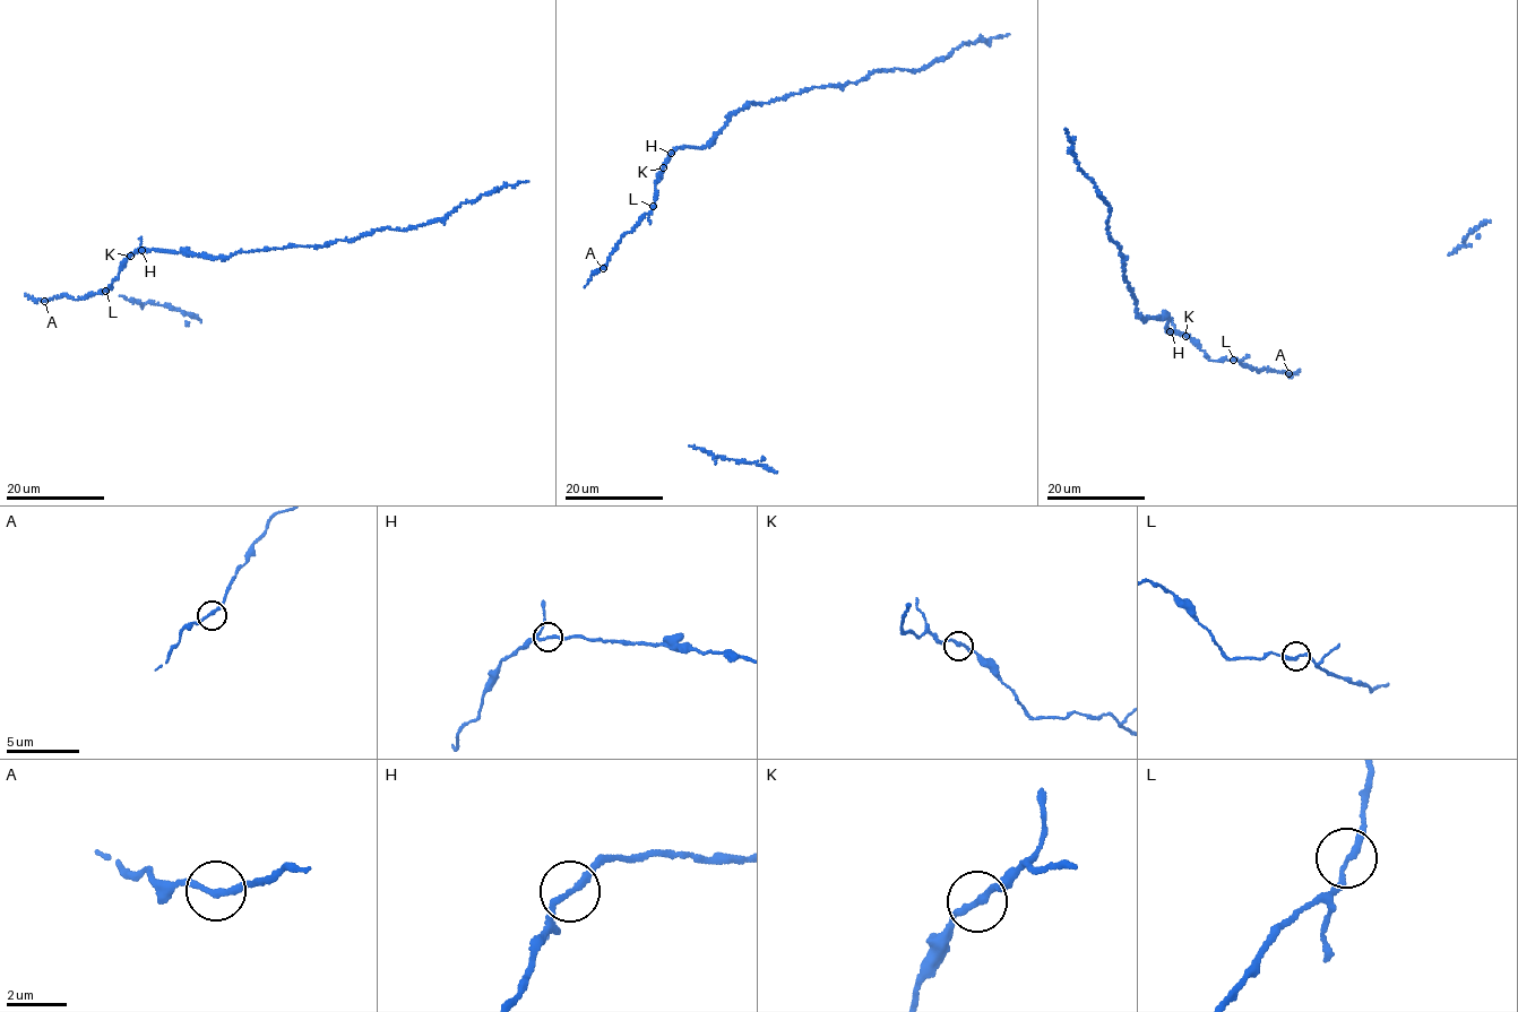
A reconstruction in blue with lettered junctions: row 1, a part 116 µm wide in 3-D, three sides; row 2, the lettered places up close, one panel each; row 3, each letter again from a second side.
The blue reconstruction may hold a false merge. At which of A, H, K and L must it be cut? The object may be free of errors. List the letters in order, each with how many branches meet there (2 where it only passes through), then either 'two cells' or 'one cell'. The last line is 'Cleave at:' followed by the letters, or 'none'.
A: branches 2; one cell
H: branches 2; one cell
K: branches 2; one cell
L: branches 2; one cell
Cleave at: none

